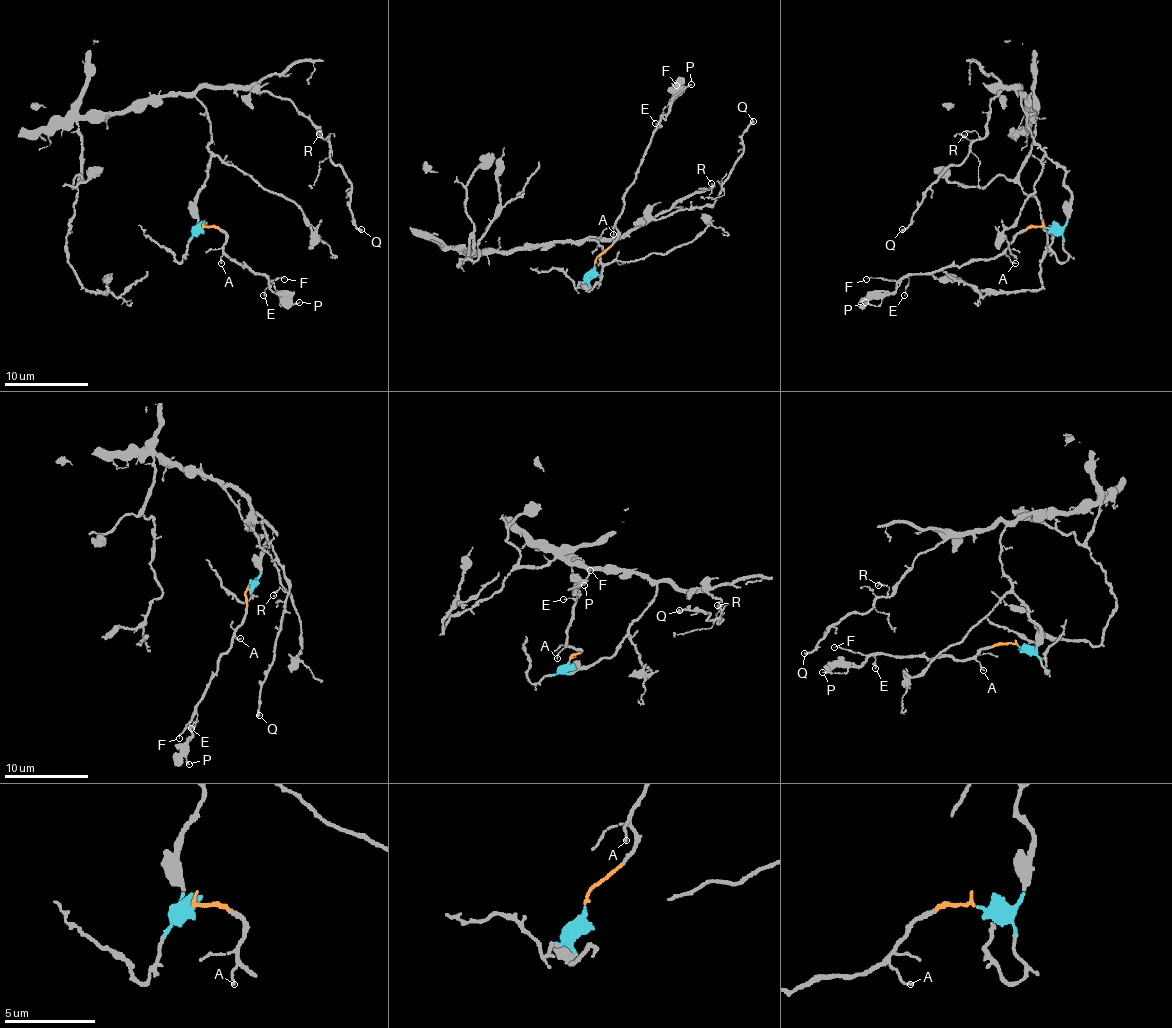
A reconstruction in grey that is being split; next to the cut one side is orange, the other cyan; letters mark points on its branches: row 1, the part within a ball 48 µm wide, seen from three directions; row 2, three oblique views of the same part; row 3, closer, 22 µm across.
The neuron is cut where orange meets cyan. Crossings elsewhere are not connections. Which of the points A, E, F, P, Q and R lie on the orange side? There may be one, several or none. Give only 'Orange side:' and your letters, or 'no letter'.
Orange side: A, E, F, P

